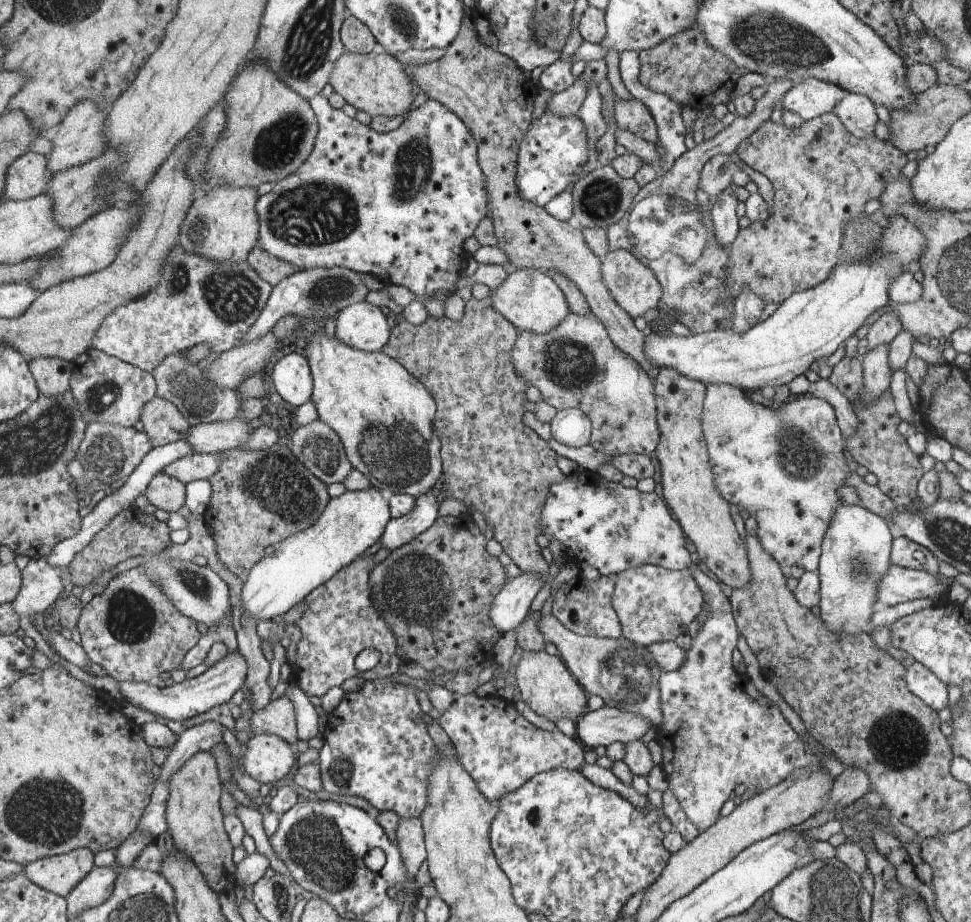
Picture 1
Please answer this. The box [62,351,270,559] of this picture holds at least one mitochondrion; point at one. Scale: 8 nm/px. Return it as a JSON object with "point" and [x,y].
{"point":[105,455]}

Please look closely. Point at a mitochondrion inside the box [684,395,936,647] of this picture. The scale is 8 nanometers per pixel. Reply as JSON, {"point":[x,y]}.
{"point":[802,458]}

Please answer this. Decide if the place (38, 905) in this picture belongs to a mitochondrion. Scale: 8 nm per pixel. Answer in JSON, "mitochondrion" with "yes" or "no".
{"mitochondrion":"no"}

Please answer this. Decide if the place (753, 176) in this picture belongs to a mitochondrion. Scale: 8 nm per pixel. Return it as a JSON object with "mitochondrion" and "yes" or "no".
{"mitochondrion":"no"}

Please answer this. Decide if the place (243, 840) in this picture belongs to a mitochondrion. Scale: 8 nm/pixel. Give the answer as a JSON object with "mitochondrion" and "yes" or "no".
{"mitochondrion":"no"}

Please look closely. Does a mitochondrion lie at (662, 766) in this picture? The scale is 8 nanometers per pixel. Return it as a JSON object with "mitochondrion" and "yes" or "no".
{"mitochondrion":"no"}

